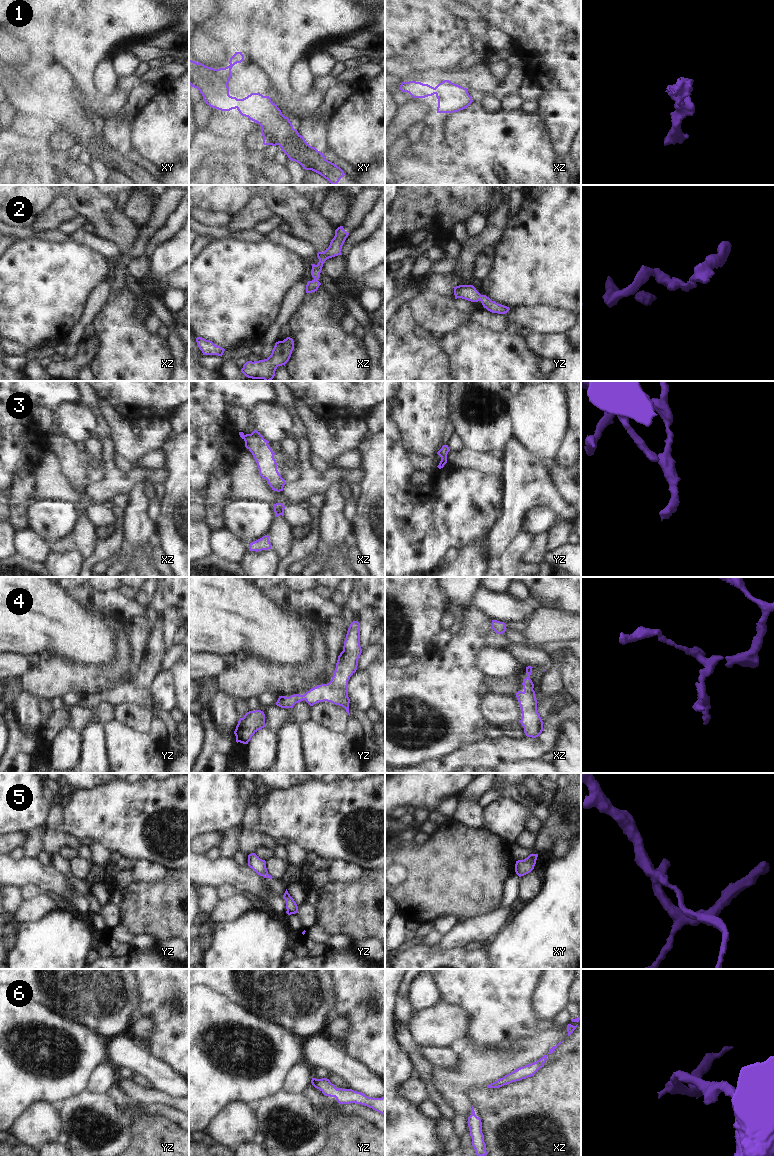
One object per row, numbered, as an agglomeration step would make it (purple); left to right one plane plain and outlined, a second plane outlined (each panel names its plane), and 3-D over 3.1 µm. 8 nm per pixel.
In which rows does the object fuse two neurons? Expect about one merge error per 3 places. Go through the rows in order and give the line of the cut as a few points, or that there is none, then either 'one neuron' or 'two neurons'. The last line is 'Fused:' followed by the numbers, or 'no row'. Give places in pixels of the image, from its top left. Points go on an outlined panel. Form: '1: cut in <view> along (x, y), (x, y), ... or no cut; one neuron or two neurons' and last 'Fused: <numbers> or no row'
1: no cut; one neuron
2: no cut; one neuron
3: cut in yz along (445, 462), (439, 465); two neurons
4: no cut; one neuron
5: no cut; one neuron
6: no cut; one neuron
Fused: 3

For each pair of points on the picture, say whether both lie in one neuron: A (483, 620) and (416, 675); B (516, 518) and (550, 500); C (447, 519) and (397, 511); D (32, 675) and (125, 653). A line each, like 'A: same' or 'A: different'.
A: same
B: same
C: same
D: same

